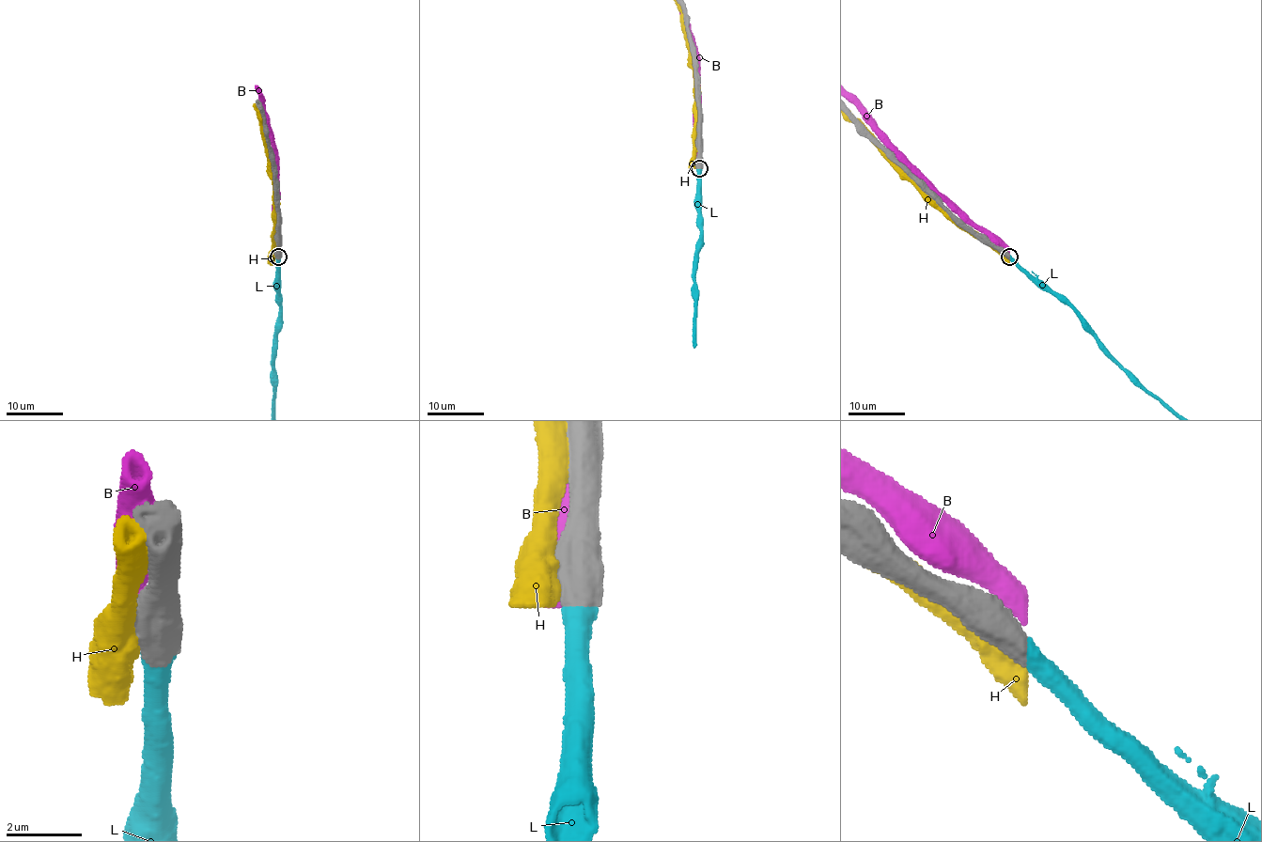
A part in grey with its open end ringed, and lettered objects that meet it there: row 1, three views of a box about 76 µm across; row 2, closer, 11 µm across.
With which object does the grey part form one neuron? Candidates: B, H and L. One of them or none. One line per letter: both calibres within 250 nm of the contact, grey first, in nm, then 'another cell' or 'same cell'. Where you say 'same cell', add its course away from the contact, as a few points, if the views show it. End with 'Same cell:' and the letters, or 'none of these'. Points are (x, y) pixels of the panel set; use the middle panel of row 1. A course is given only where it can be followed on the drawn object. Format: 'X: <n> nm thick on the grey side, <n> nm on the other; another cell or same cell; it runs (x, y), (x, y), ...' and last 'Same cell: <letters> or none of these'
B: 800 nm thick on the grey side, 700 nm on the other; another cell
H: 850 nm thick on the grey side, 700 nm on the other; another cell
L: 700 nm thick on the grey side, 550 nm on the other; same cell
Same cell: L

